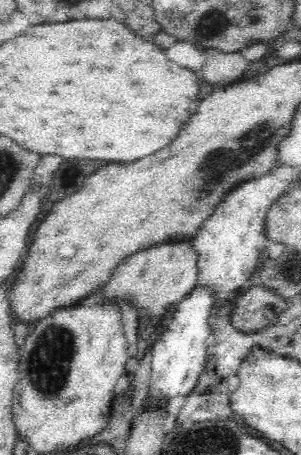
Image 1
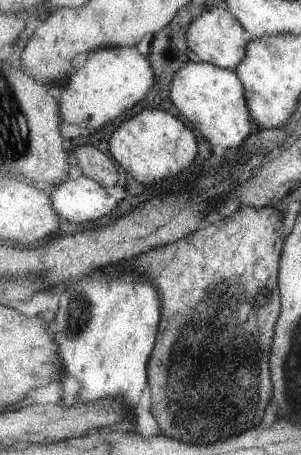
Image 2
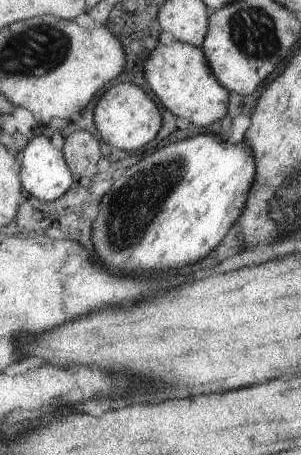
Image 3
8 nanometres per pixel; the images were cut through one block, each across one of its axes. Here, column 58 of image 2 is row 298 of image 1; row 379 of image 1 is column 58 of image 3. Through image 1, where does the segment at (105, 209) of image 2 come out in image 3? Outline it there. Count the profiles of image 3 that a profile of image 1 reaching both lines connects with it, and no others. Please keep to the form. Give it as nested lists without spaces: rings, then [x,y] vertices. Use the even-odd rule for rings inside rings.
[[[39,136],[23,152],[23,186],[29,196],[55,202],[77,184],[65,150],[57,150],[49,138]]]

